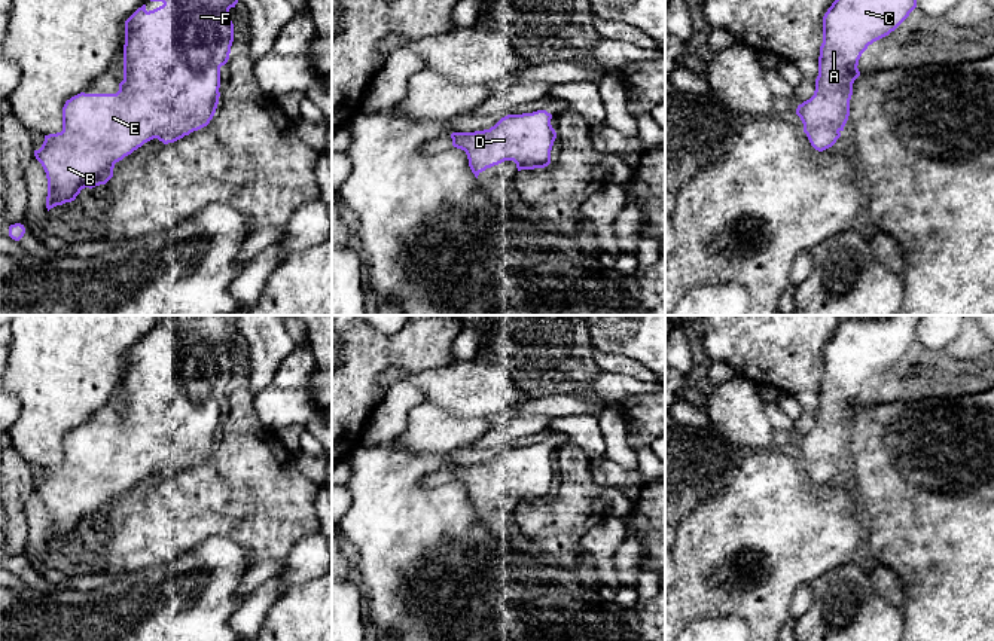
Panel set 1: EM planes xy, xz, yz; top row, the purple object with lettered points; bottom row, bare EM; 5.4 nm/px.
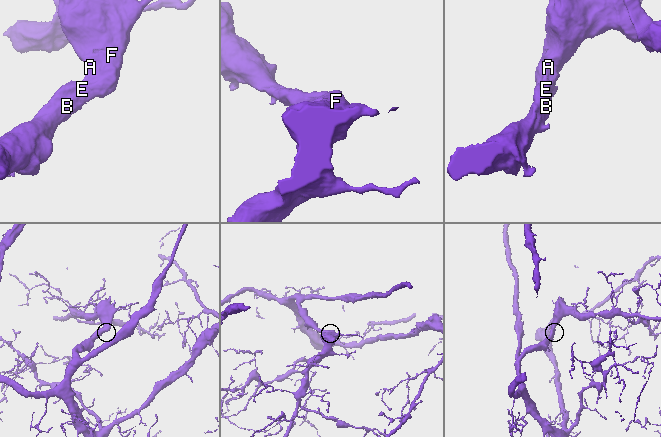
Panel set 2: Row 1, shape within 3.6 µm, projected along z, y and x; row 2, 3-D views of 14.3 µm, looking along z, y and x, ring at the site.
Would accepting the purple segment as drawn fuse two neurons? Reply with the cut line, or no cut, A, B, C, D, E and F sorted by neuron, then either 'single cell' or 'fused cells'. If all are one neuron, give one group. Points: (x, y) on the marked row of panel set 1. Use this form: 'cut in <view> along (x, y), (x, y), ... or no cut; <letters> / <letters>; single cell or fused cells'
no cut; A B C D E F; single cell

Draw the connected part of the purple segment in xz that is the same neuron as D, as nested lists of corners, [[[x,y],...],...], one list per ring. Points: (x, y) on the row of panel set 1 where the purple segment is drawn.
[[[546,110],[507,115],[494,126],[475,132],[452,132],[452,146],[466,152],[475,177],[504,161],[513,161],[518,171],[545,168],[557,132]]]

